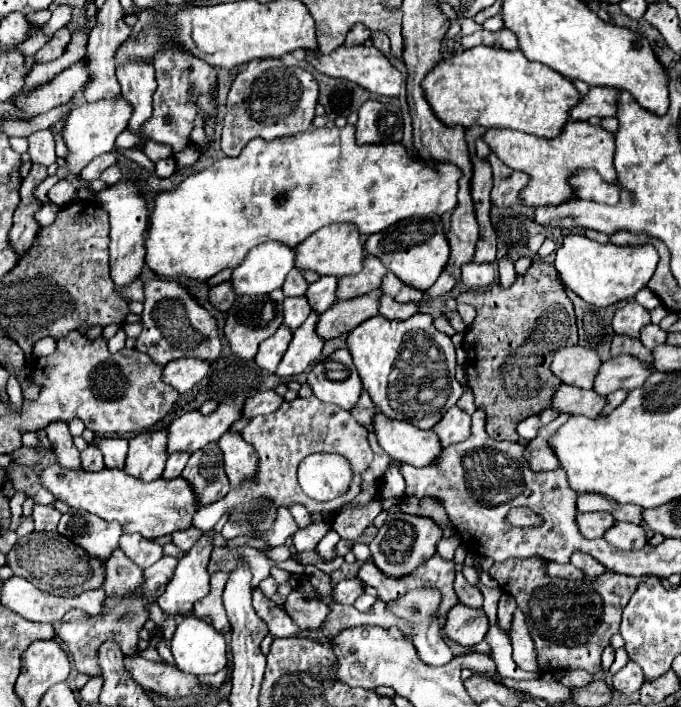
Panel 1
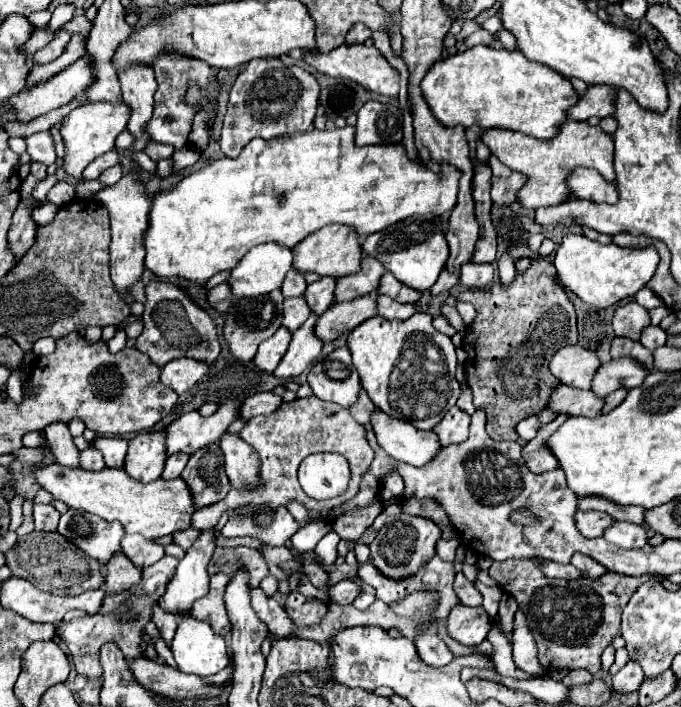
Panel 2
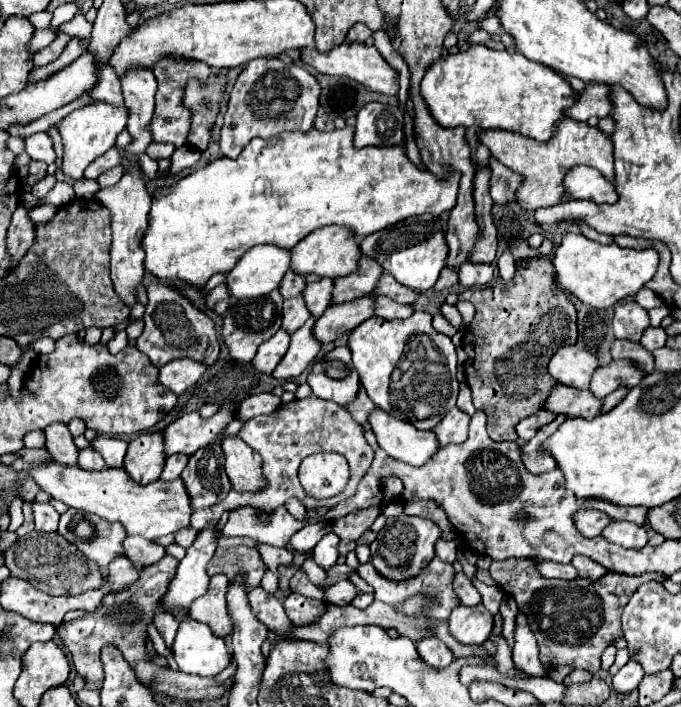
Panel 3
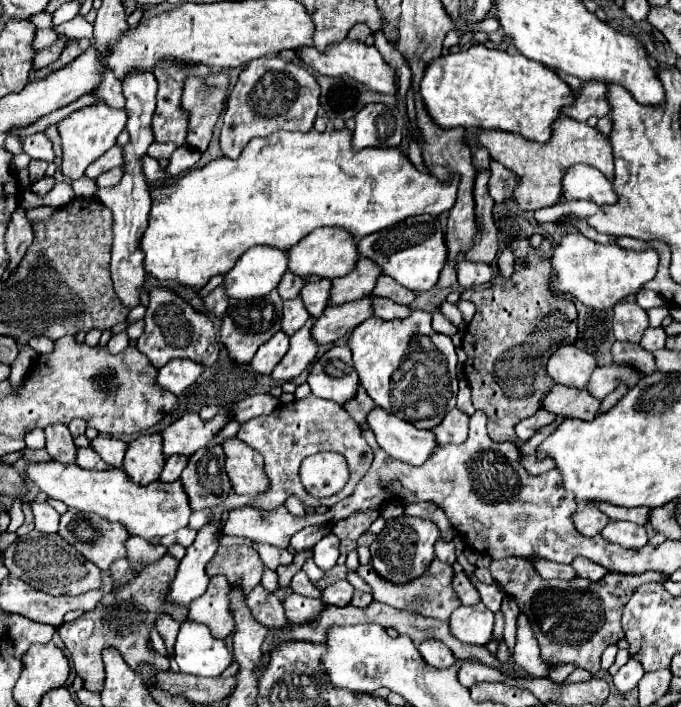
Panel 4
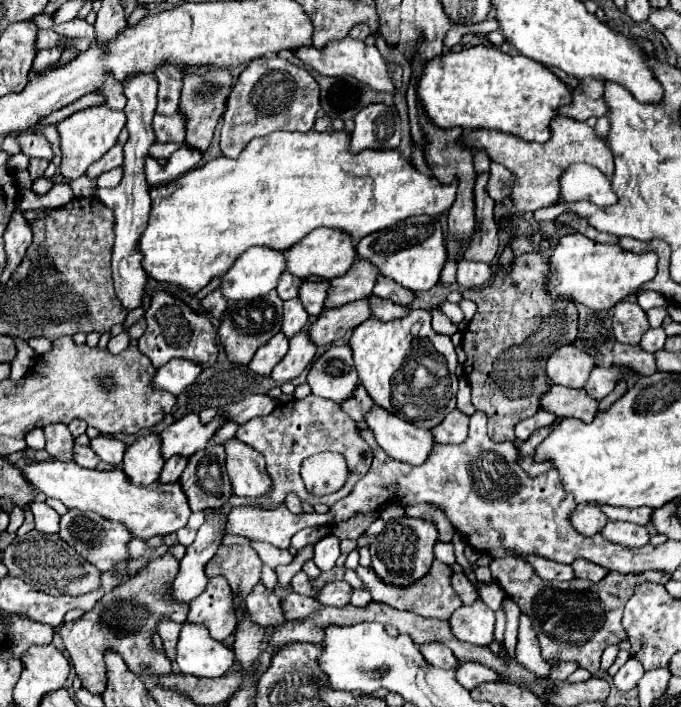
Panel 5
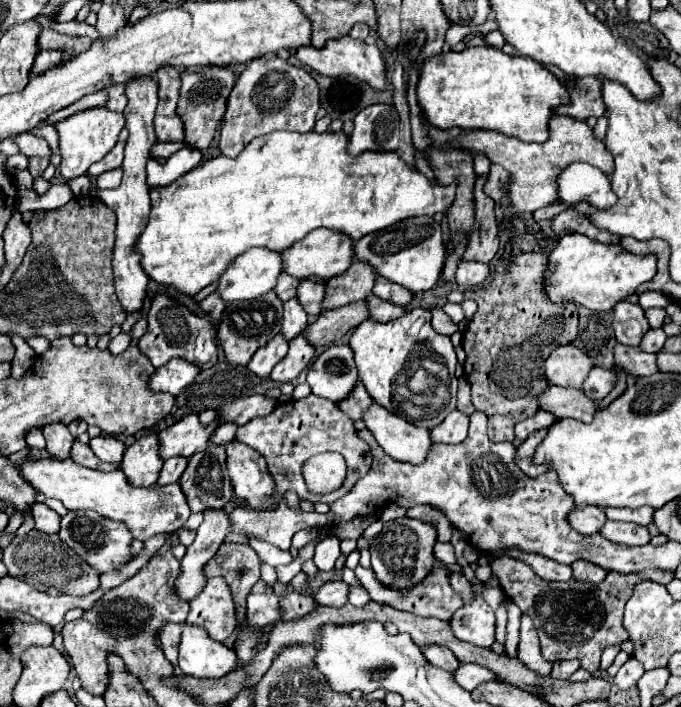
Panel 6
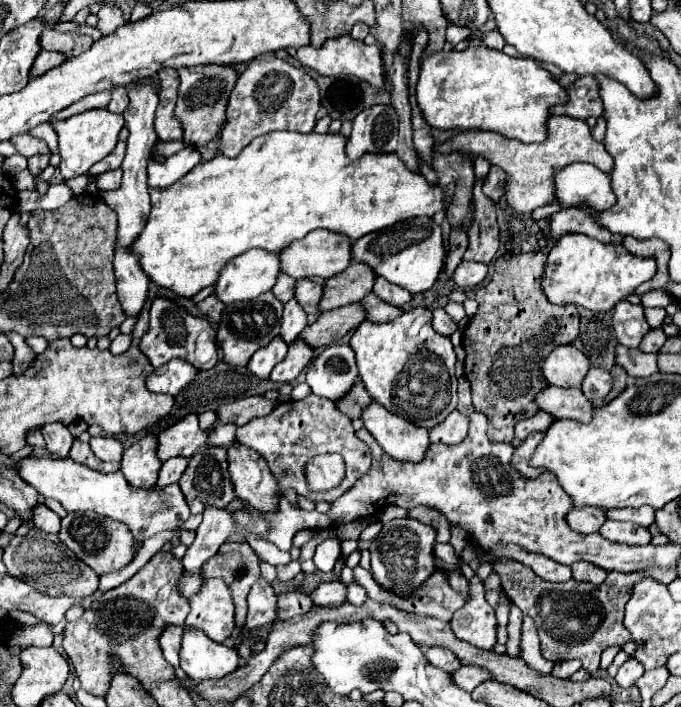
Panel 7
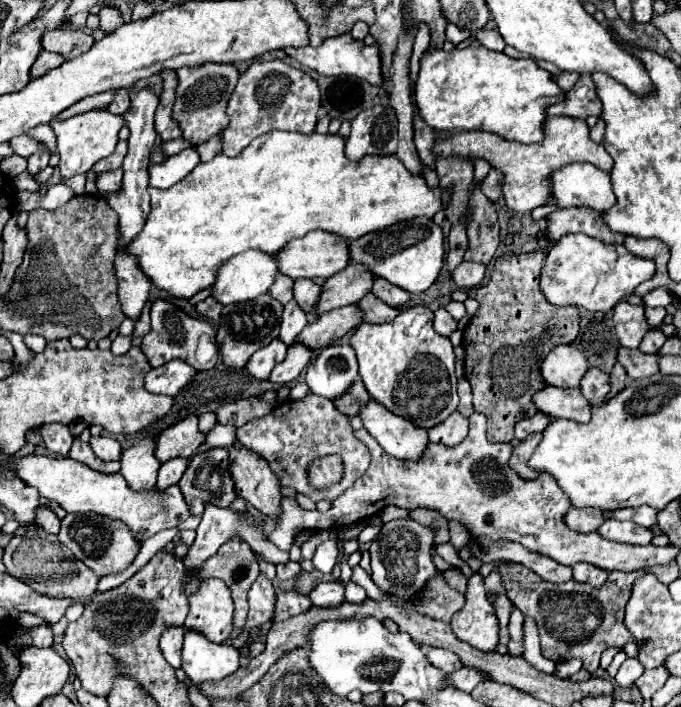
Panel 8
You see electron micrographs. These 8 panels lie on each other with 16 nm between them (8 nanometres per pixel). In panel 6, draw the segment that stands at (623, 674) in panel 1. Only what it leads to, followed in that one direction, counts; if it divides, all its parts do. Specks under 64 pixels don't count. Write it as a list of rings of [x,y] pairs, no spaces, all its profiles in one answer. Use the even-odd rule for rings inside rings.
[[[630,658],[630,660],[618,670],[618,674],[614,676],[614,682],[616,682],[618,688],[628,690],[628,688],[636,686],[636,680],[640,680],[642,674],[644,674],[644,666],[642,666],[636,658]]]

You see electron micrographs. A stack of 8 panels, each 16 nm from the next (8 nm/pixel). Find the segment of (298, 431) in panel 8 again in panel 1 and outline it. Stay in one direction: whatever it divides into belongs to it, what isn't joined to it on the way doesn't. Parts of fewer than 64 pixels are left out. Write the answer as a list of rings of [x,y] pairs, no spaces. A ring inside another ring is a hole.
[[[316,396],[310,398],[296,398],[292,402],[284,402],[276,412],[268,414],[268,416],[256,416],[252,418],[246,428],[240,432],[240,436],[254,446],[254,450],[260,456],[260,464],[258,464],[258,474],[256,474],[256,482],[254,484],[244,484],[240,488],[232,488],[224,500],[214,502],[210,506],[202,506],[196,516],[194,516],[194,528],[200,530],[210,530],[216,526],[216,522],[222,518],[222,514],[230,512],[234,506],[244,504],[244,502],[252,502],[258,506],[288,506],[288,504],[302,504],[308,508],[308,512],[332,512],[340,506],[344,506],[346,502],[352,500],[352,496],[356,496],[360,492],[360,474],[356,474],[350,482],[348,492],[344,492],[342,496],[330,500],[330,502],[316,502],[312,498],[308,498],[298,480],[296,480],[296,470],[298,464],[316,452],[334,452],[334,454],[342,454],[344,458],[350,460],[350,466],[364,466],[364,470],[370,466],[372,462],[372,448],[366,440],[366,428],[362,424],[358,424],[350,412],[344,412],[344,408],[336,408],[336,404],[324,404],[320,400],[316,400]]]

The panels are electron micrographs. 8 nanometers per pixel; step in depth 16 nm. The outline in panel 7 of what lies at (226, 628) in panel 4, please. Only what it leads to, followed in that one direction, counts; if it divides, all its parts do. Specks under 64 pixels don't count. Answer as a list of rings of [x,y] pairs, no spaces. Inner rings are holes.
[[[208,578],[204,588],[192,596],[186,626],[204,630],[214,642],[224,642],[234,630],[234,604],[230,588],[222,578]]]

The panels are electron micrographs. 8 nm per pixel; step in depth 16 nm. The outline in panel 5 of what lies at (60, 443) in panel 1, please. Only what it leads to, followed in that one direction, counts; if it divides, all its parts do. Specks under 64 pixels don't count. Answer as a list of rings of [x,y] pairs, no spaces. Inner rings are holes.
[[[48,424],[44,426],[46,452],[56,460],[72,460],[74,438],[66,424]]]

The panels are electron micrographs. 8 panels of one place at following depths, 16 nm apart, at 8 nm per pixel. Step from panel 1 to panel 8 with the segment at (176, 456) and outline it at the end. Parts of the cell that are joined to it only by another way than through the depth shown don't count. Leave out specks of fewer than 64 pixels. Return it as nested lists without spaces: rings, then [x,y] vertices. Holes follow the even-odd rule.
[[[180,458],[168,460],[168,464],[162,464],[160,470],[158,470],[158,484],[156,484],[156,488],[164,490],[164,488],[170,488],[172,484],[178,484],[182,474],[184,474],[184,470],[186,470],[186,464],[188,462],[180,460]]]

